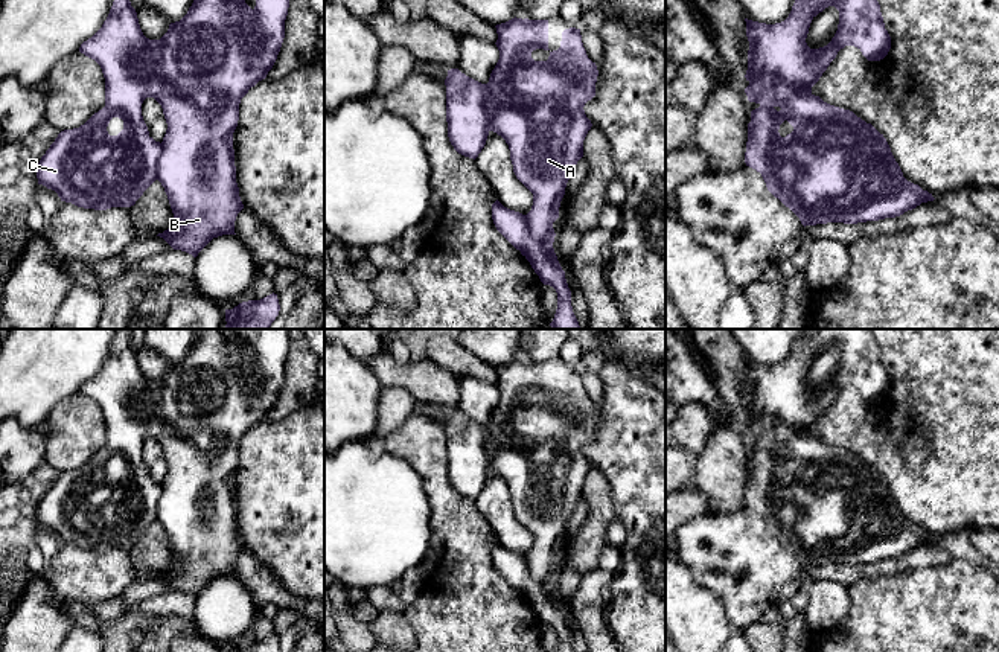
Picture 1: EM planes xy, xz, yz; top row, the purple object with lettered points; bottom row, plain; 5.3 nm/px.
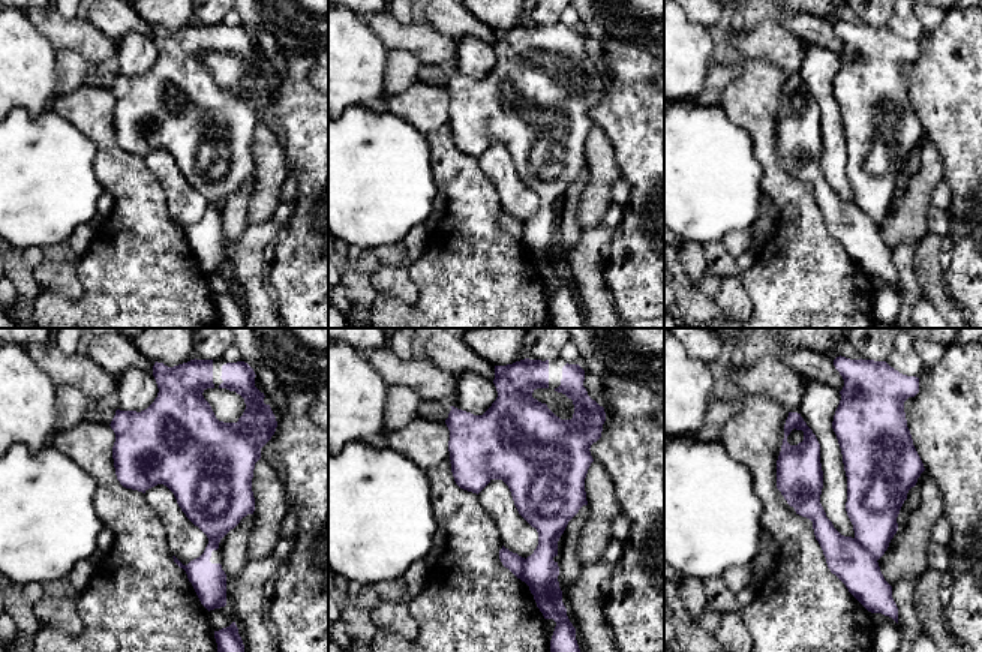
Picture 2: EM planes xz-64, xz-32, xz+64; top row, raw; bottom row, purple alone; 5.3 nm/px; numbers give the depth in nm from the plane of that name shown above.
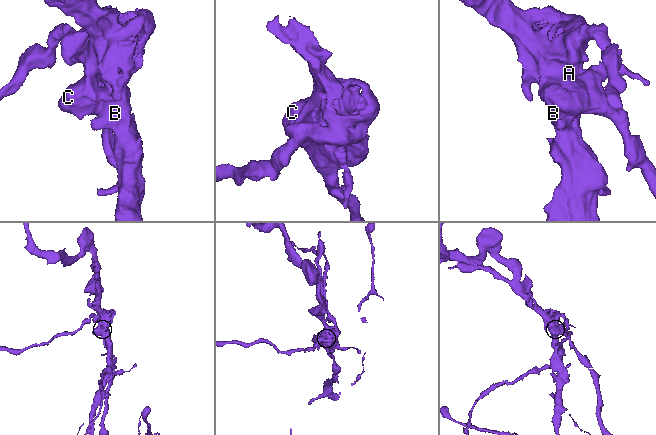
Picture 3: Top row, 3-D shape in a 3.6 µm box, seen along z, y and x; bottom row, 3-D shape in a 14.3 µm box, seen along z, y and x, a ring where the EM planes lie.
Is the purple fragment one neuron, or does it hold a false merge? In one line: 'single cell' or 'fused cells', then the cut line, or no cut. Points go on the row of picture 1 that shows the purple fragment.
single cell; cut none

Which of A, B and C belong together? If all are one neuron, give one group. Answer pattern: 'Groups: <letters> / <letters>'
Groups: A B C

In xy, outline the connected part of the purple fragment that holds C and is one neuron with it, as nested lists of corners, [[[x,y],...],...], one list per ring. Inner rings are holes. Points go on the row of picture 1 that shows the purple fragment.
[[[114,0],[102,27],[79,47],[94,59],[105,78],[105,107],[84,125],[64,129],[41,157],[37,166],[38,184],[58,193],[61,201],[78,207],[107,210],[131,207],[143,192],[158,180],[168,195],[174,222],[158,233],[174,250],[193,257],[213,239],[236,235],[235,221],[244,209],[236,183],[233,133],[239,120],[241,99],[273,69],[285,38],[285,20],[289,0],[256,0],[251,9],[245,0],[193,0],[187,14],[169,24],[160,40],[143,35],[137,12],[129,0]],[[154,97],[163,108],[168,123],[163,142],[155,142],[142,116],[142,104]],[[113,117],[123,120],[123,129],[110,136],[107,126]]]

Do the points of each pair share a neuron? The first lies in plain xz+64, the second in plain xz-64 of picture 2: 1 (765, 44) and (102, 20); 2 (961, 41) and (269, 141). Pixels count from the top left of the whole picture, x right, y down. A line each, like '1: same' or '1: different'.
1: different
2: different

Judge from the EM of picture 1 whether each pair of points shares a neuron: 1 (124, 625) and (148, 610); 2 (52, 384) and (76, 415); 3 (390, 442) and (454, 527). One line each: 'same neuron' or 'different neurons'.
1: same neuron
2: different neurons
3: same neuron

